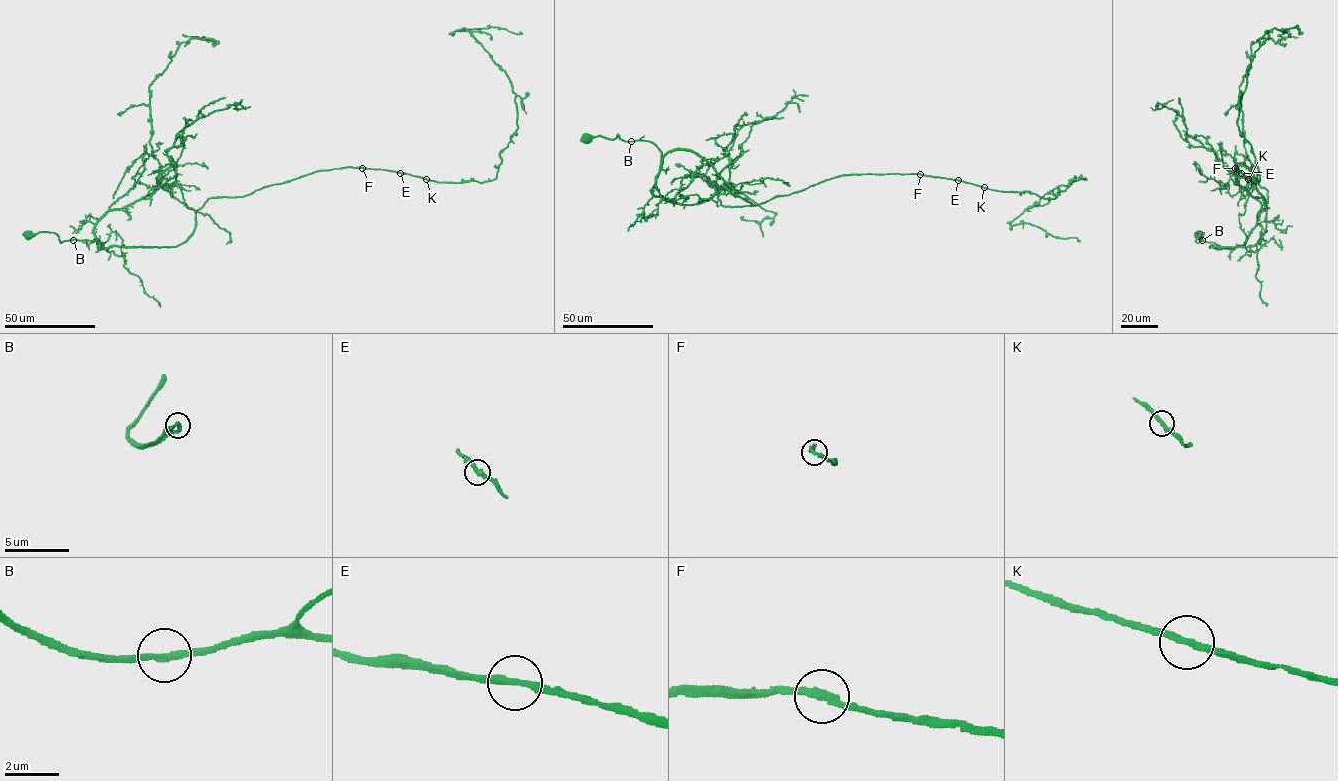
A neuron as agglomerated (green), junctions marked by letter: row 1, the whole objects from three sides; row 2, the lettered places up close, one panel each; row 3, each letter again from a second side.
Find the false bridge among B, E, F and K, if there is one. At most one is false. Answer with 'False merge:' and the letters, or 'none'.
False merge: none

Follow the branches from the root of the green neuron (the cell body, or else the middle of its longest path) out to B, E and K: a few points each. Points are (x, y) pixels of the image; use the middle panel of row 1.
B: (589, 138), (603, 136), (614, 139), (618, 134), (621, 139), (631, 141)
E: (589, 138), (651, 141), (661, 163), (669, 152), (693, 151), (752, 205), (848, 174), (958, 180)
K: (589, 138), (651, 141), (661, 163), (669, 152), (693, 151), (752, 205), (848, 174), (921, 173), (984, 187)

